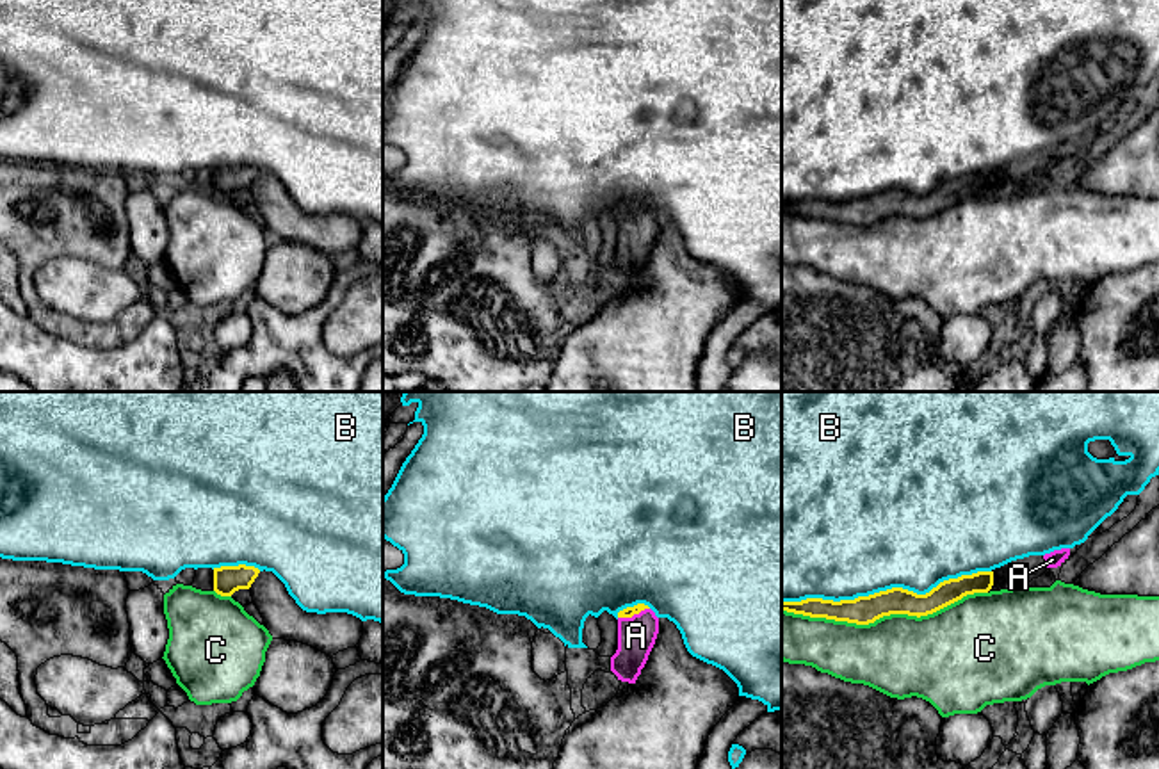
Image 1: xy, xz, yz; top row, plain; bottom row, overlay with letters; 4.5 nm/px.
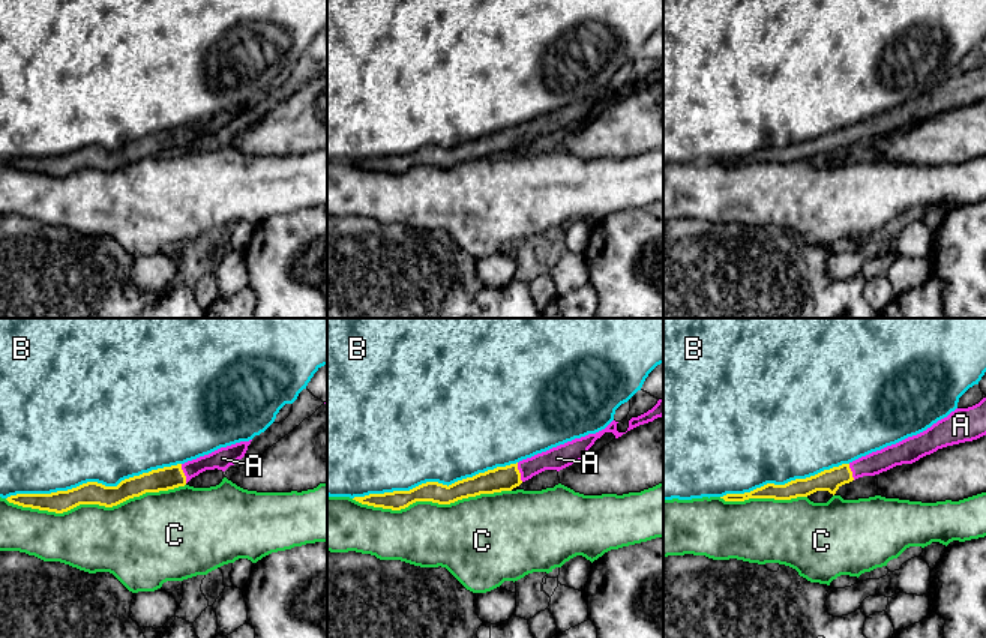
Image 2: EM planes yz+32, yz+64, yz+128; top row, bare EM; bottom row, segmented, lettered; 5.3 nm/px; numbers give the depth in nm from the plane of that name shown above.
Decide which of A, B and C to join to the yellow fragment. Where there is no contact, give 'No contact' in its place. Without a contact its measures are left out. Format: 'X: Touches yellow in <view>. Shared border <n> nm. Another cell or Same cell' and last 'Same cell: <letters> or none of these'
A: Touches yellow in xz. Shared border 150 nm. Same cell
B: Touches yellow in yz. Shared border 950 nm. Another cell
C: Touches yellow in yz. Shared border 950 nm. Another cell
Same cell: A

